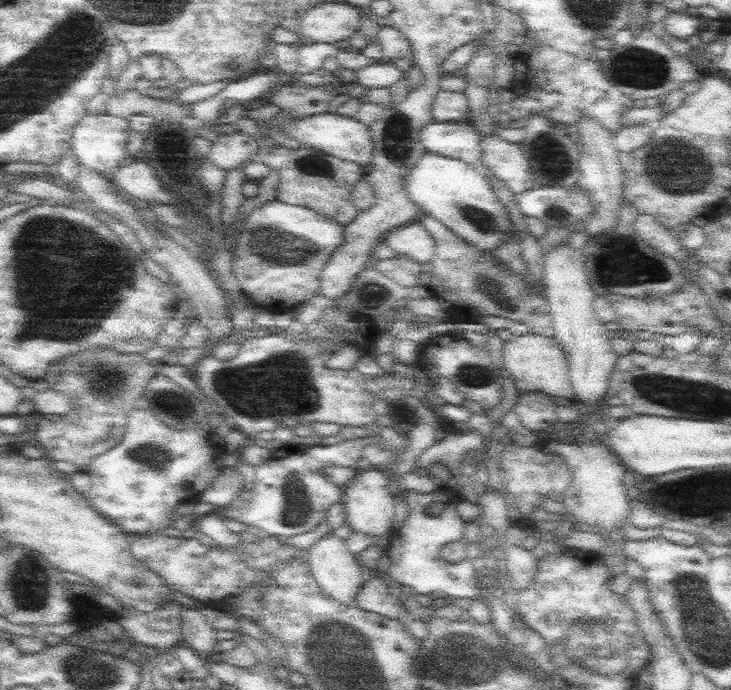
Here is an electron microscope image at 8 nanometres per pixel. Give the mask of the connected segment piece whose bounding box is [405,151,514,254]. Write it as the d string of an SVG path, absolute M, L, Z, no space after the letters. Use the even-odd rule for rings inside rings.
M426 151L424 157L407 171L405 180L406 192L419 209L419 216L434 216L480 251L494 254L496 247L510 237L510 229L514 229L508 211L487 178L486 171L463 160Z

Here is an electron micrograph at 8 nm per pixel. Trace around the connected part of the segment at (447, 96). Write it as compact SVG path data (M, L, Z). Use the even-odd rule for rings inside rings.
M440 91L436 95L433 107L436 121L460 121L469 118L470 105L465 92Z

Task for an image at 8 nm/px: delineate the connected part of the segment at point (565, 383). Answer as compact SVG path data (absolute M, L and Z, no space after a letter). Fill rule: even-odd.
M516 334L510 340L503 341L499 353L502 363L516 383L517 394L544 392L555 397L575 400L573 384L569 376L569 361L566 352L556 338L537 334Z

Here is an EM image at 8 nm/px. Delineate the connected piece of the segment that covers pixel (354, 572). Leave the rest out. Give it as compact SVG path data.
M330 531L324 537L316 541L308 549L310 570L326 594L330 595L338 603L352 605L356 602L356 593L364 584L364 578L360 572L360 560L357 555L352 554L347 542Z

